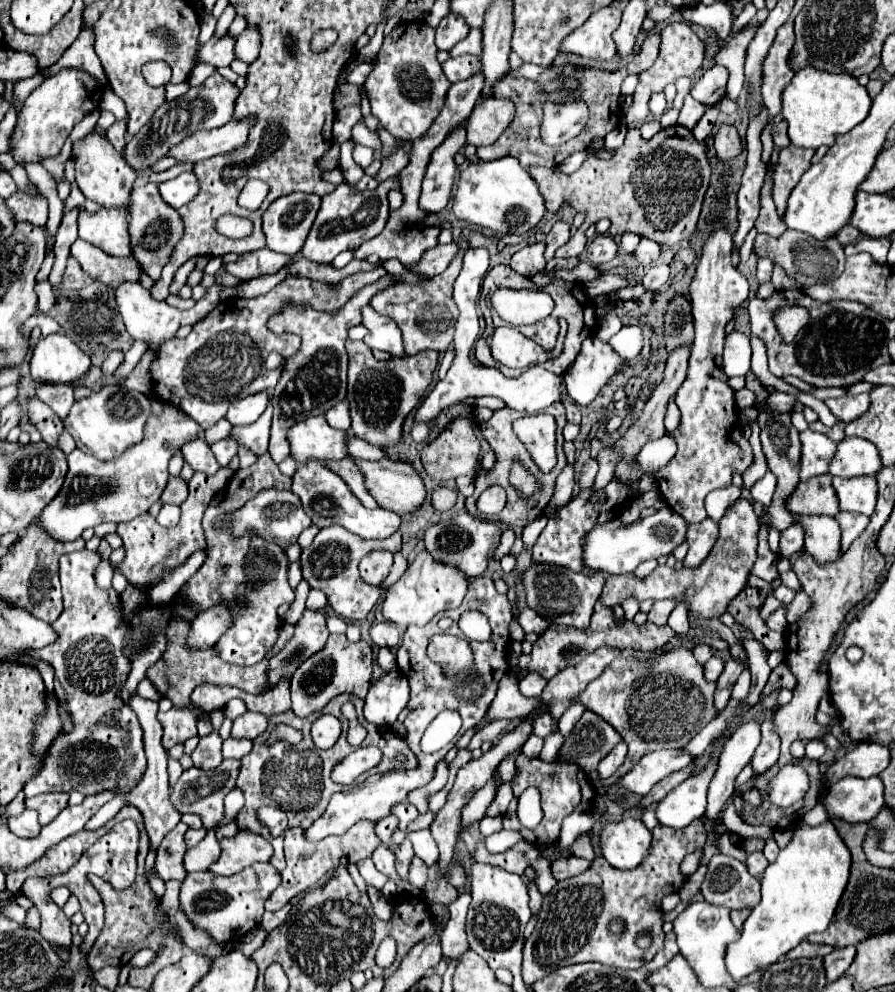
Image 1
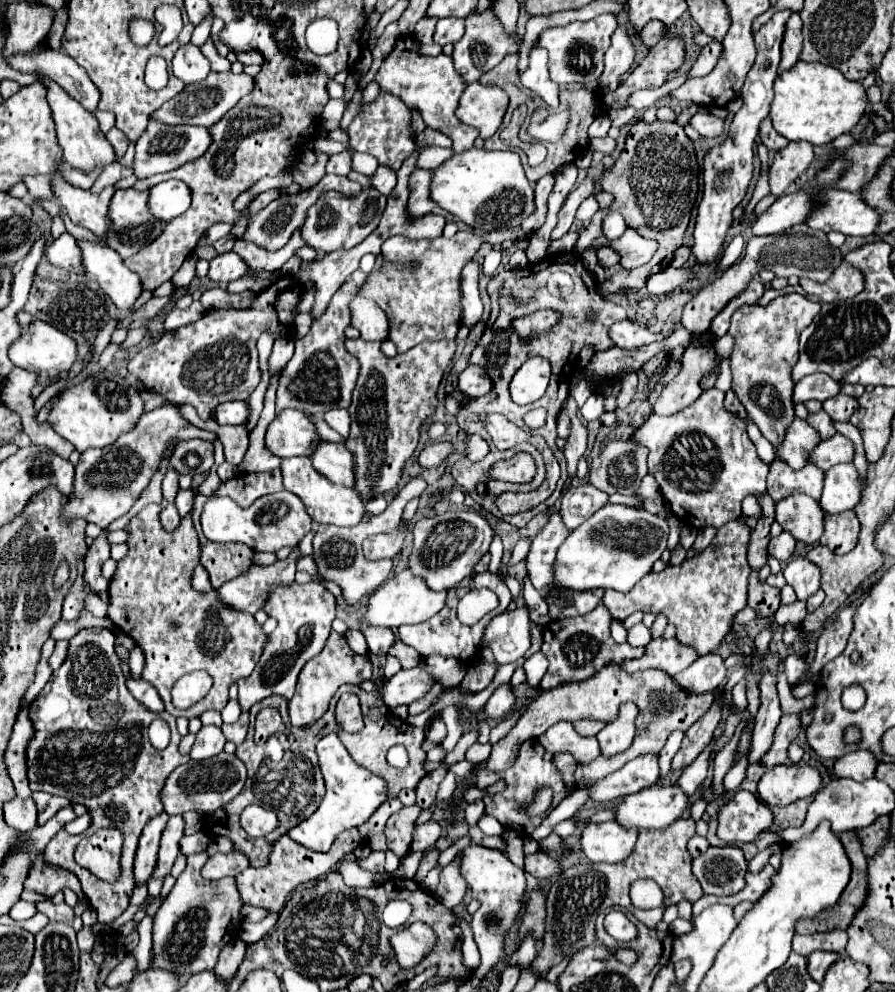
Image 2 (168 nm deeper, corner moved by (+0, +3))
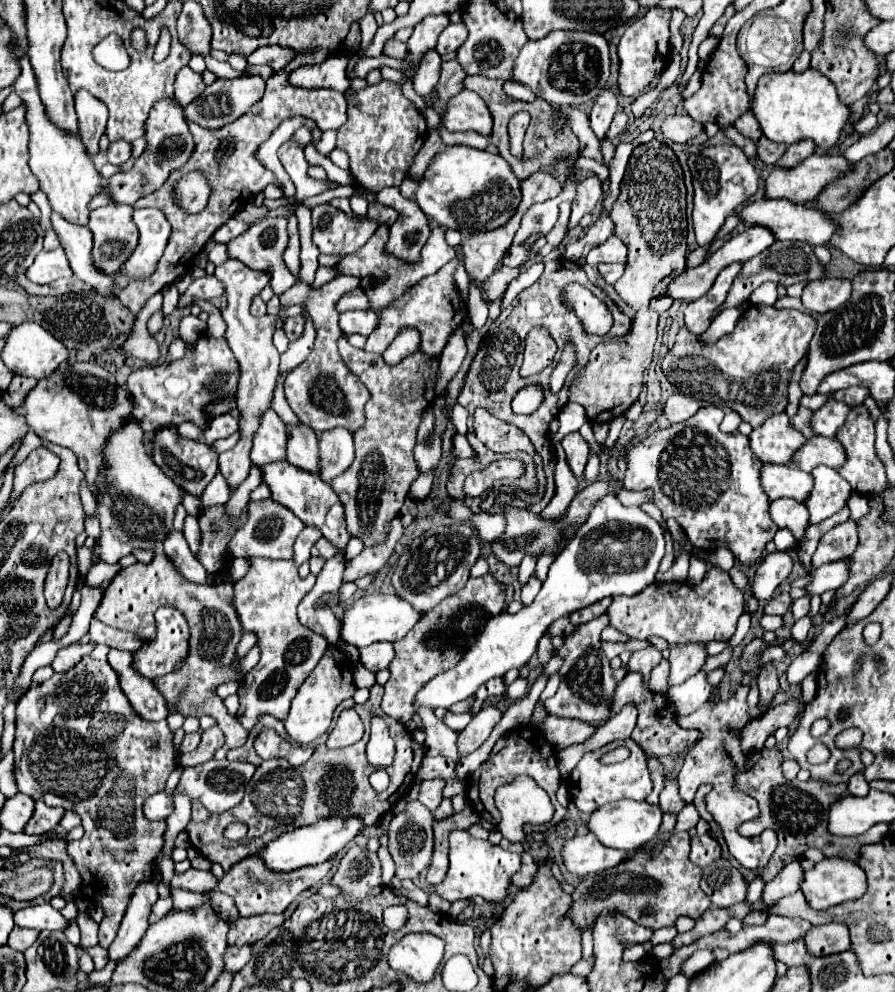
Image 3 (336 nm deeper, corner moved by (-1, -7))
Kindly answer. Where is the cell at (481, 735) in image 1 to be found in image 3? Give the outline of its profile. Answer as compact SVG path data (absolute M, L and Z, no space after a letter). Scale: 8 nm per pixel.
M433 779L433 781L421 781L419 783L419 801L429 809L435 811L441 803L441 789L443 789L443 781L441 779Z

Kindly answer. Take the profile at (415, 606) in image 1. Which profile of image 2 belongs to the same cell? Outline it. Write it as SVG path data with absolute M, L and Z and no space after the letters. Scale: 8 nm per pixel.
M410 569L400 571L398 575L392 575L386 583L380 585L378 591L374 591L368 599L368 609L364 615L364 621L368 625L378 625L378 627L390 627L390 629L398 629L404 623L410 625L418 625L428 621L430 617L434 617L438 611L442 611L442 607L446 605L446 591L430 591L430 587L426 587L424 579L418 579L418 575L414 575Z

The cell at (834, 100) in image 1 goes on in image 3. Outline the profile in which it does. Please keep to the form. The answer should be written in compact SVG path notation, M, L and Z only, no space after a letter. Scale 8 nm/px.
M807 69L803 73L785 71L763 75L751 99L751 113L759 121L763 135L775 143L793 145L801 139L813 139L817 147L831 149L849 121L851 109L839 101L833 83L825 75Z

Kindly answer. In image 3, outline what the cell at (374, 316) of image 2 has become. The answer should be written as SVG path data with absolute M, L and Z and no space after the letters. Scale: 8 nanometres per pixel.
M345 311L341 313L339 327L345 335L351 333L361 333L361 335L371 335L375 329L377 317L373 311Z

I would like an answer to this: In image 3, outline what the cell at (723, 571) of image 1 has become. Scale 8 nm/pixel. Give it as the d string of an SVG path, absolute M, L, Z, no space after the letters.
M711 567L699 585L689 583L653 583L635 597L613 597L607 609L609 623L629 639L661 637L669 643L671 669L669 687L681 685L693 677L707 659L705 643L729 641L735 633L737 619L743 615L743 593L733 585L729 573Z

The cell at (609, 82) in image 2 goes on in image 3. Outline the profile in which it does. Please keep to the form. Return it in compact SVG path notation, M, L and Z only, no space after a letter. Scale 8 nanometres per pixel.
M603 89L603 93L599 93L599 97L595 99L595 105L589 113L591 129L595 131L597 139L605 139L605 133L607 133L615 113L617 113L617 93L611 89Z

